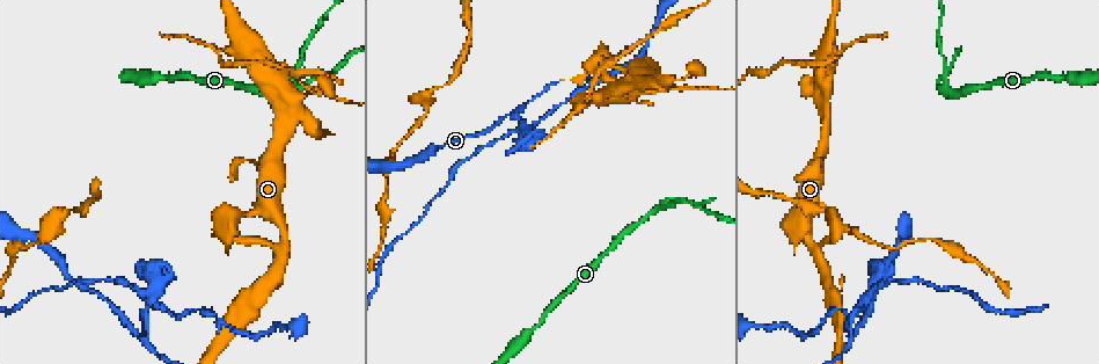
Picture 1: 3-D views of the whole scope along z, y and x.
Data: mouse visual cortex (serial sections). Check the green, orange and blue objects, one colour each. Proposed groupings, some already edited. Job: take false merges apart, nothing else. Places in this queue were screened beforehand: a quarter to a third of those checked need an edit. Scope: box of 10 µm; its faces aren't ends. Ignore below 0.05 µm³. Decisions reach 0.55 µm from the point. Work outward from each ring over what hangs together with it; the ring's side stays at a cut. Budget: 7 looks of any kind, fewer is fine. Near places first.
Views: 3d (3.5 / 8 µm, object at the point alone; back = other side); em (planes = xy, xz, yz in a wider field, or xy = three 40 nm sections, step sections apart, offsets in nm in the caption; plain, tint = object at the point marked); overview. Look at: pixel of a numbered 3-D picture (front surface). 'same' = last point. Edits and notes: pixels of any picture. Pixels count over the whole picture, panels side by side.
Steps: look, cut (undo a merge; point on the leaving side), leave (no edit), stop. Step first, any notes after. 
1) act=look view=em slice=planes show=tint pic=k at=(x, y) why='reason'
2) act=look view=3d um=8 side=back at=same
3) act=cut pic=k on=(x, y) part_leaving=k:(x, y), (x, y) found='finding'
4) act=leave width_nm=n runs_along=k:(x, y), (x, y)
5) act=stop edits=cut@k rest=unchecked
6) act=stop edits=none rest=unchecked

act=look view=3d um=3.5 pic=1 at=(821, 158)

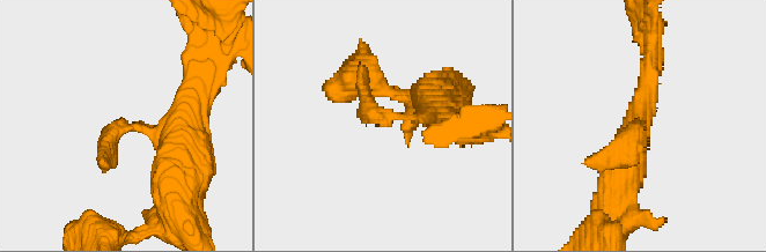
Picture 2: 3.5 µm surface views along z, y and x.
act=leave runs_along=2:(439, 108), (372, 113), (360, 66) found='continuous, no second cell'

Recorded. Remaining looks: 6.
act=look view=3d um=8 side=back pic=1 at=(660, 82) why='calibre changes'

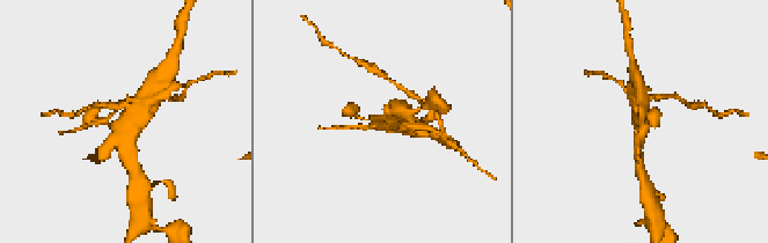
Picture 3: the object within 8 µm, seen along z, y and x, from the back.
act=look view=em slice=xy step=1 show=tint at=same

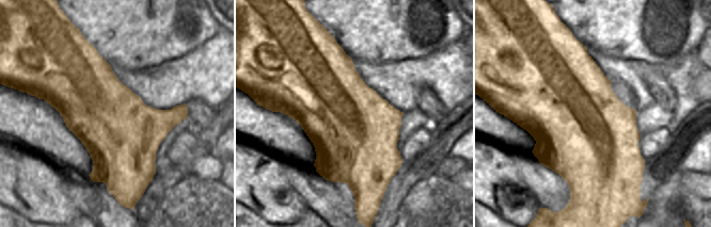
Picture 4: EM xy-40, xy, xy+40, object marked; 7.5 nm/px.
act=leave runs_along=3:(130, 159), (121, 129), (143, 102) found='all the same cell'

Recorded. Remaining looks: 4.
act=look view=3d um=3.5 pic=1 at=(591, 101) why='calibre changes'

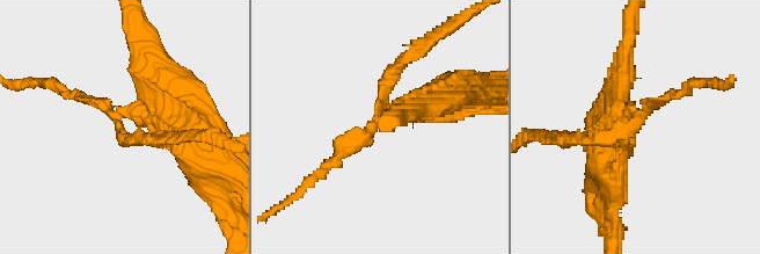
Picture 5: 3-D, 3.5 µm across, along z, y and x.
act=look view=em slice=xy step=3 show=tint pic=5 at=(639, 120) why='now the EM'

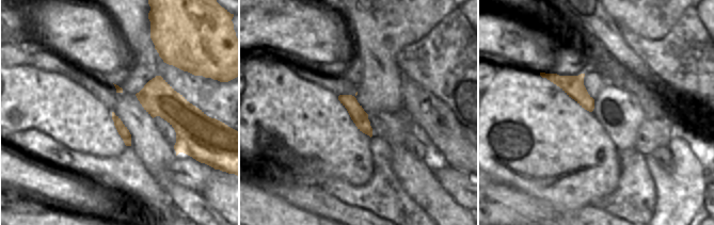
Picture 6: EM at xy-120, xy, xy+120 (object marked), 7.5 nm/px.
act=cut pic=5 on=(391, 84) part_leaving=5:(379, 116), (393, 69), (432, 38) found='two cells meet here'

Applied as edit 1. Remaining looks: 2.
act=stop edits=cut@5 rest=unchecked

